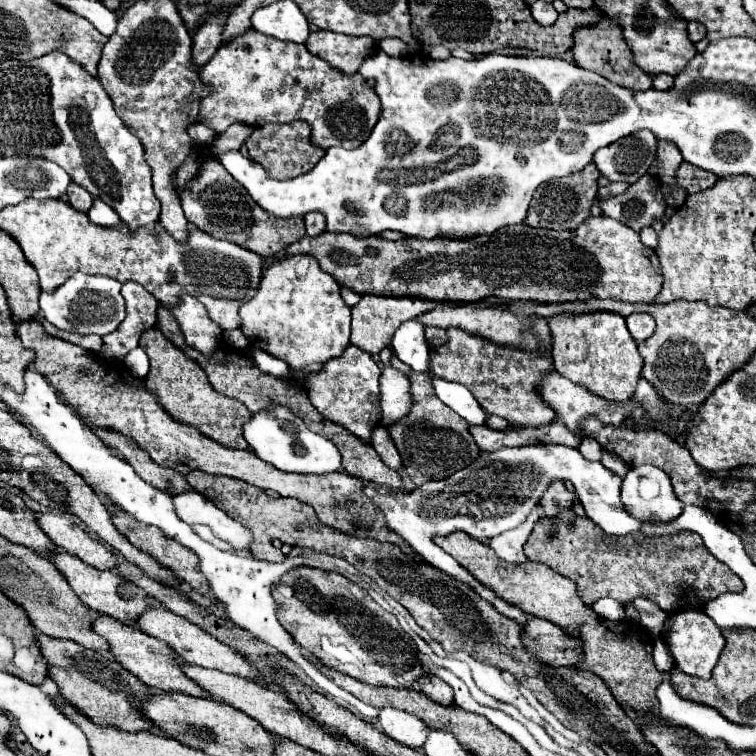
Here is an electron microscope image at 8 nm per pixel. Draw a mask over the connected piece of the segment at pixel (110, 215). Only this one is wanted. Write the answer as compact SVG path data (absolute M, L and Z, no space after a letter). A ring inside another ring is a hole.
M95 200L95 202L93 202L93 206L91 206L91 210L87 212L87 216L89 216L89 220L91 220L93 224L105 226L105 228L115 228L115 226L121 222L119 216L117 216L117 212L115 212L111 206L107 206L105 202L101 202L101 200Z

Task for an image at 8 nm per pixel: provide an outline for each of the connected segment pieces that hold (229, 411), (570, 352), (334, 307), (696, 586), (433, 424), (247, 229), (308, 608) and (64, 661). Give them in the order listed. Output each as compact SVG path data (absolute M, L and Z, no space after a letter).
M159 328L145 330L141 334L139 346L145 350L151 362L151 370L145 378L145 388L157 396L161 408L173 420L197 428L203 436L215 440L225 448L243 448L243 450L247 448L247 442L241 438L241 426L247 422L251 412L239 400L227 398L217 390L213 390L201 366L195 360L191 360L181 348L169 342Z
M589 312L567 316L559 314L551 320L553 334L553 366L569 380L587 386L587 390L607 398L607 400L629 400L633 396L635 384L641 378L643 358L637 352L625 318L613 312Z
M293 256L293 258L281 258L267 266L261 284L257 288L257 294L253 300L245 302L239 308L241 316L241 330L251 346L259 346L261 350L273 354L275 358L281 358L285 364L291 366L291 370L301 370L313 362L327 362L335 358L335 354L343 354L349 346L351 336L351 308L341 302L339 284L325 274L317 260L311 256Z
M561 510L555 518L539 518L525 544L525 556L531 562L541 562L571 578L577 584L581 600L591 606L603 596L609 596L621 604L631 602L637 596L649 598L665 612L681 606L683 590L699 594L701 602L717 598L725 592L741 592L743 582L723 562L719 562L703 544L701 536L689 530L681 530L667 536L609 536L593 520L577 516L573 510Z
M413 372L411 380L411 396L413 408L401 422L389 426L389 434L403 458L403 472L413 480L415 486L421 486L427 480L441 480L449 474L469 466L481 452L477 450L471 434L469 424L465 418L461 420L449 406L445 406L435 394L429 378L425 374Z
M209 160L201 166L199 176L189 184L189 188L181 196L185 218L195 224L199 230L205 230L213 238L233 242L241 248L253 250L255 254L263 258L271 258L285 250L285 246L301 240L305 236L305 224L303 218L275 218L261 210L253 198L247 194L245 188L241 188L229 172L215 160Z
M293 568L285 574L283 584L293 590L293 596L275 596L281 602L281 624L293 636L293 640L319 658L331 670L349 674L355 680L361 680L369 686L387 686L387 688L415 688L417 680L425 674L417 656L415 642L399 626L397 618L383 610L363 588L347 580L337 572L323 572L317 568Z
M37 634L37 644L43 658L47 660L49 676L59 686L61 696L65 696L69 704L85 712L85 716L89 716L93 722L101 726L119 726L121 730L129 732L157 732L153 724L145 720L141 712L137 712L137 702L141 698L147 698L147 694L151 694L151 688L147 688L141 680L133 678L133 674L123 670L121 664L113 662L109 656L103 656L71 640L59 640L45 634Z

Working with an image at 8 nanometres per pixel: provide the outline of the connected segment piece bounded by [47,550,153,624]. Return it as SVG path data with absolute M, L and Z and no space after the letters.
M53 550L53 552L47 554L47 558L65 576L71 590L81 598L81 602L87 604L91 610L109 614L115 620L121 620L125 624L133 624L137 614L147 610L149 606L153 606L153 598L149 598L141 588L137 588L135 584L127 582L125 578L121 578L121 576L109 572L109 570L105 570L105 572L97 570L97 568L85 564L83 560L79 560L77 556L71 556L71 554L63 552L63 550Z

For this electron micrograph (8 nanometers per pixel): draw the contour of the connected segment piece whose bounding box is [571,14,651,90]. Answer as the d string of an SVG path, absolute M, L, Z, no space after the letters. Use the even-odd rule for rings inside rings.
M601 14L601 22L597 22L593 26L575 28L571 54L573 54L573 60L577 62L577 66L593 70L619 86L625 86L631 90L651 88L651 76L645 74L641 68L637 68L637 64L633 62L633 52L627 48L627 42L623 38L621 26L617 22L613 22L607 14Z

